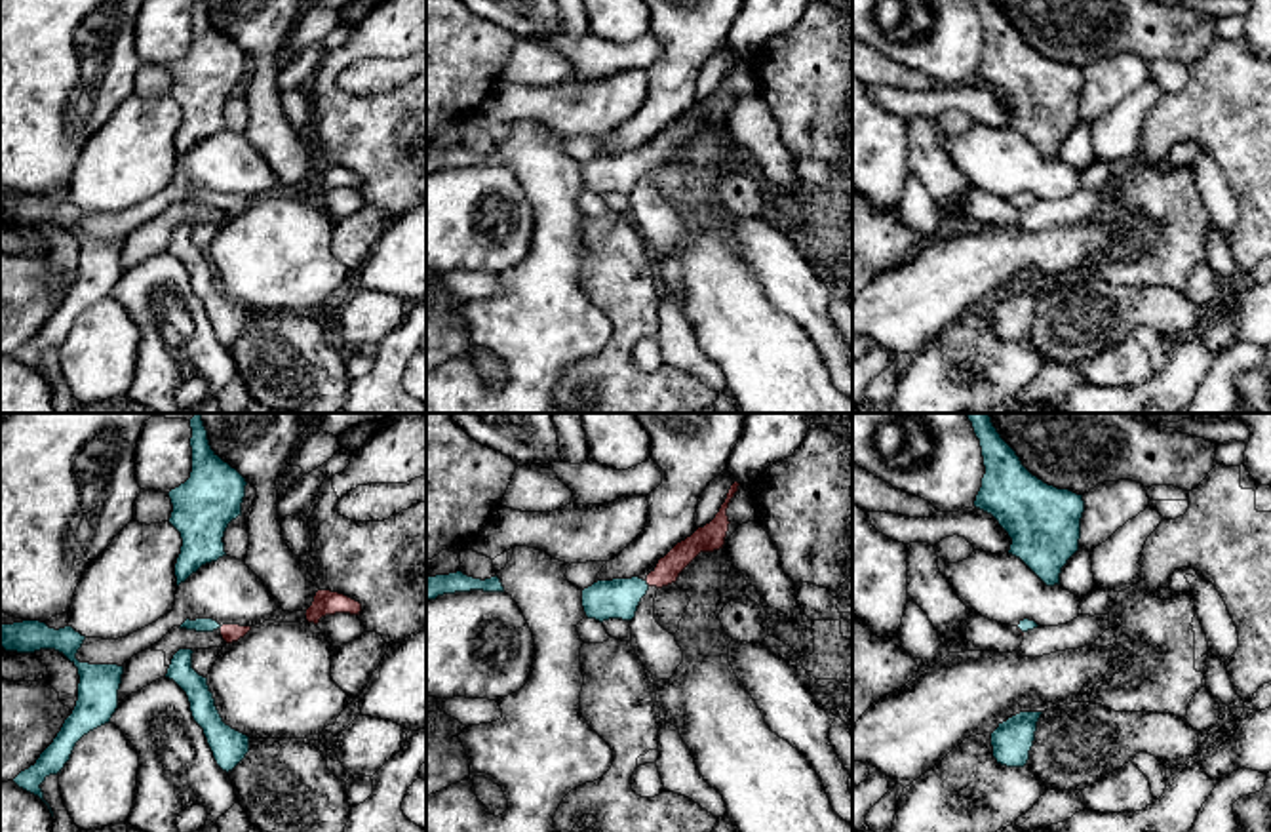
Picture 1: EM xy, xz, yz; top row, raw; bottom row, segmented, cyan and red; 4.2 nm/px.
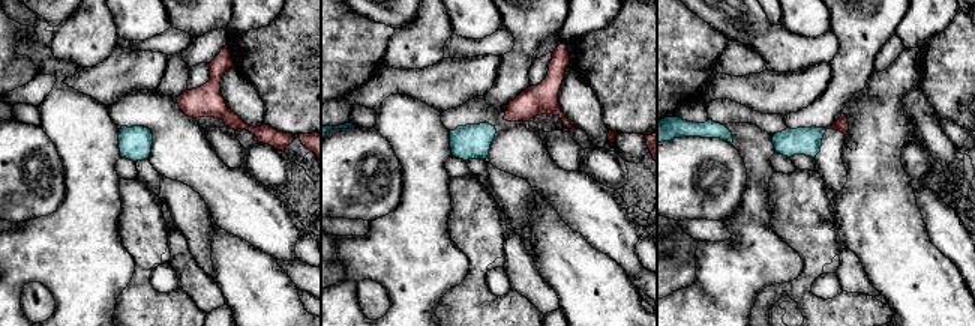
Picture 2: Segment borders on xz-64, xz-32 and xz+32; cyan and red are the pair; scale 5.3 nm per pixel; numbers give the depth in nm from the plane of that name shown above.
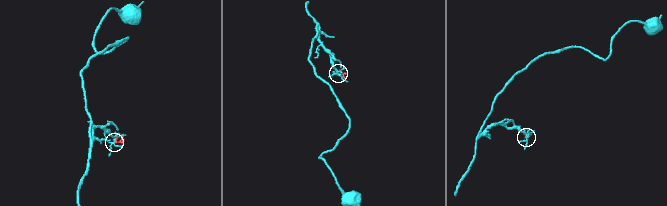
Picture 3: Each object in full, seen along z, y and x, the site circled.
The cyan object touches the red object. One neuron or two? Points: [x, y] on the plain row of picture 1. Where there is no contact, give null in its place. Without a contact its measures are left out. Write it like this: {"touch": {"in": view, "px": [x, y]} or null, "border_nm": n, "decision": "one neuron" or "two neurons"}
{"touch": {"in": "xz", "px": [645, 157]}, "border_nm": 40, "decision": "one neuron"}

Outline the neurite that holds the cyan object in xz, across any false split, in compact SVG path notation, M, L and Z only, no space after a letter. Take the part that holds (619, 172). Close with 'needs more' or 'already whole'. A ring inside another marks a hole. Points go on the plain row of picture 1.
M734 55L727 67L715 91L698 101L691 110L677 116L664 131L658 133L656 141L647 152L613 152L597 154L582 164L582 181L588 192L599 196L609 192L632 194L636 190L641 171L651 160L662 162L677 154L679 147L700 128L723 122L729 105L727 82L734 67L738 65Z | needs more

